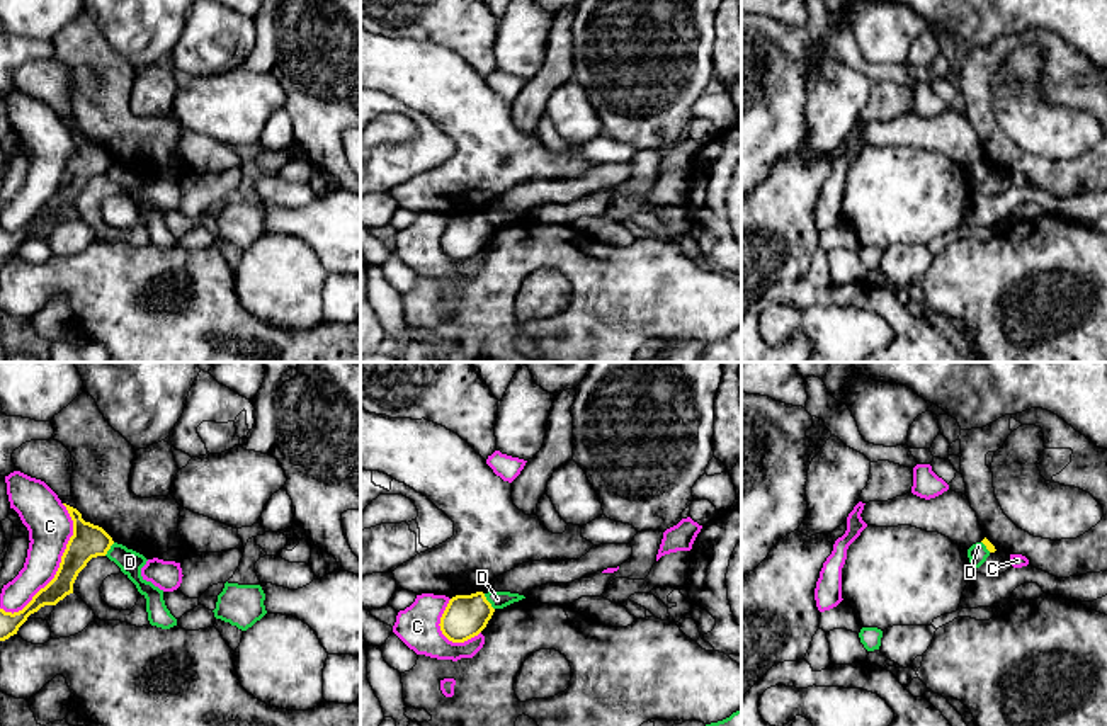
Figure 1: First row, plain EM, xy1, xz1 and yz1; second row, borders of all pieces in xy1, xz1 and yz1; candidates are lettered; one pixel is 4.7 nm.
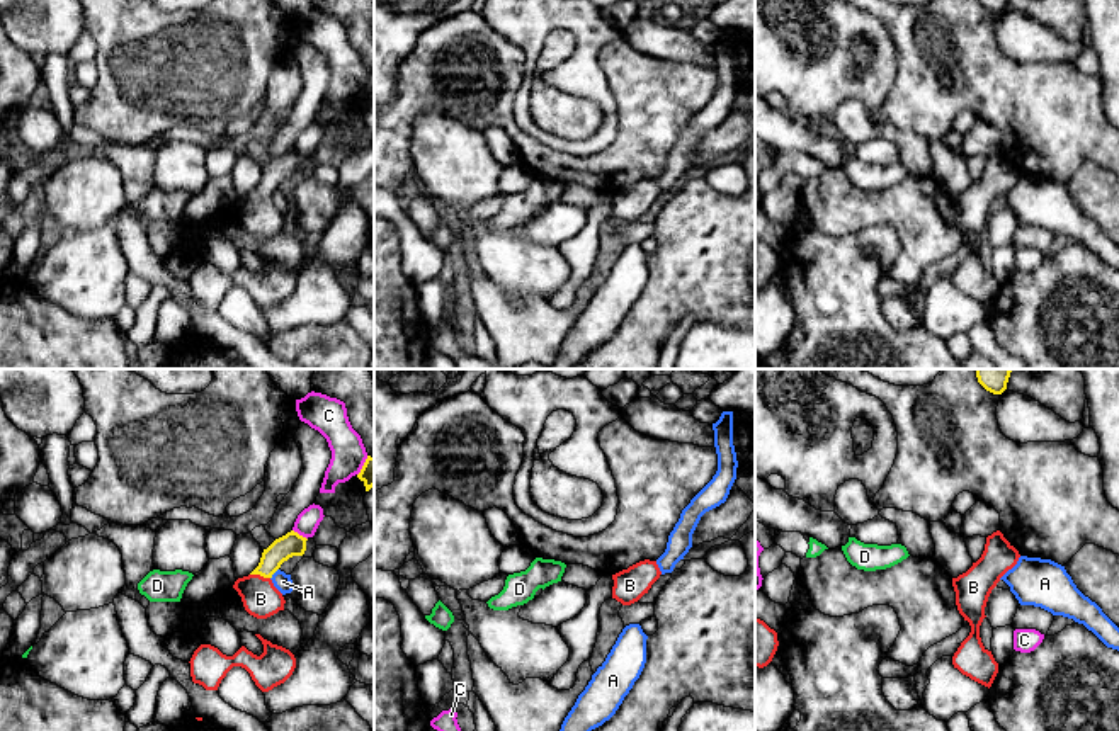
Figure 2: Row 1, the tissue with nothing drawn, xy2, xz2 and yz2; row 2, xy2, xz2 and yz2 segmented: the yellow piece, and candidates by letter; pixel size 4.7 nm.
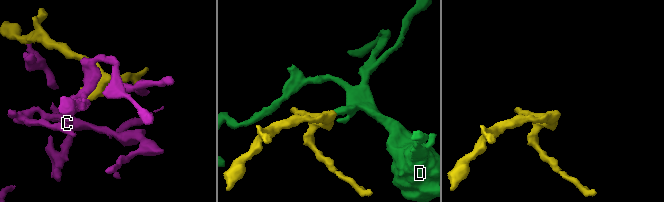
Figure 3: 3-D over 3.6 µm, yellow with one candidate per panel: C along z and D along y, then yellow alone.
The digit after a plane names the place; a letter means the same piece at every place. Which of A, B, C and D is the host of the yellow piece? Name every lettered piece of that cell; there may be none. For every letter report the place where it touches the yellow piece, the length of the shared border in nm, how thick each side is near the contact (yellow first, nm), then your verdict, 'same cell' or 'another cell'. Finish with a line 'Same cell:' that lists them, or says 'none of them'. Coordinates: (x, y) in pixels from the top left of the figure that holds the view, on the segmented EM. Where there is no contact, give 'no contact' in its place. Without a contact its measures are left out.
A: meets yellow in xy2 at (274, 572); contact 70 nm long; 110 nm thick on the yellow side, 90 nm on the other; another cell
B: meets yellow in xy2 at (261, 575); contact 100 nm long; 110 nm thick on the yellow side, 180 nm on the other; same cell
C: meets yellow in xy1 at (60, 567); contact 600 nm long; 160 nm thick on the yellow side, 220 nm on the other; another cell
D: meets yellow in xz1 at (488, 602); contact 90 nm long; 200 nm thick on the yellow side, 80 nm on the other; another cell
Same cell: B

